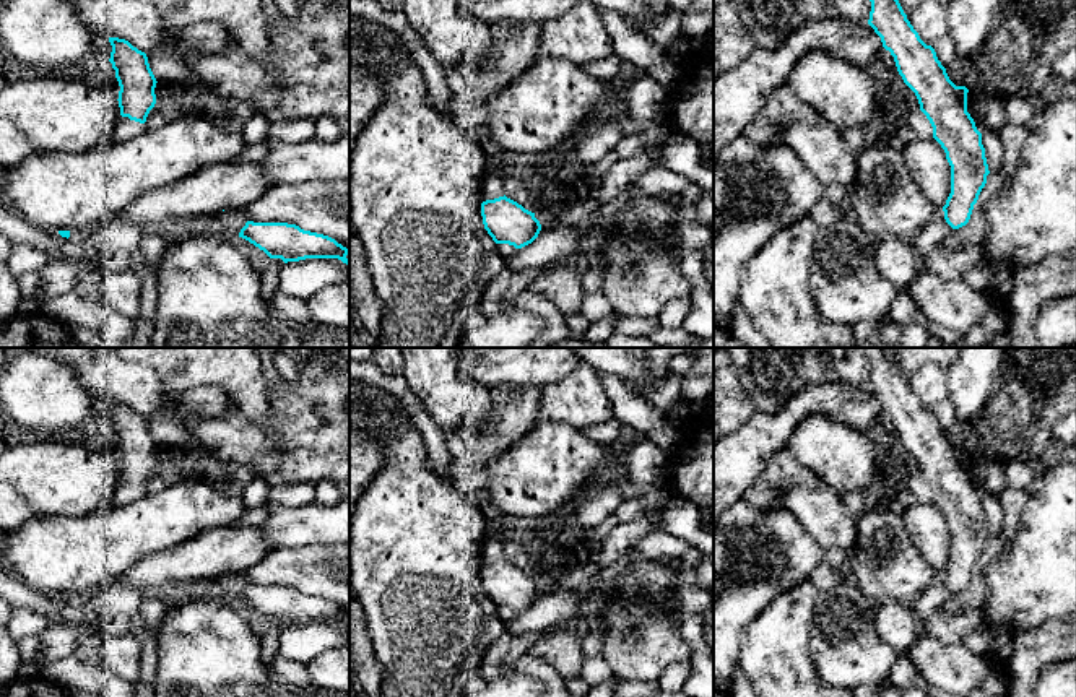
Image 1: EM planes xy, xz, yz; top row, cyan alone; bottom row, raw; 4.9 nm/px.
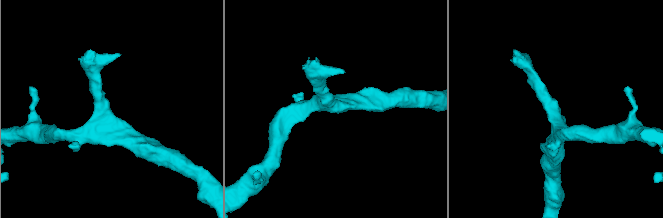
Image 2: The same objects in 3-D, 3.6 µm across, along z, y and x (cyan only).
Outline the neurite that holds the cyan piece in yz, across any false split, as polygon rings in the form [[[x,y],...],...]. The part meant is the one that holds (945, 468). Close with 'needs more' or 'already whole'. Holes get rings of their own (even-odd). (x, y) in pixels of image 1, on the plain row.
[[[887,348],[857,349],[868,357],[871,366],[868,388],[881,401],[883,411],[894,421],[899,439],[915,457],[920,468],[920,473],[910,478],[905,487],[892,499],[887,510],[902,515],[907,507],[926,502],[935,502],[941,509],[951,530],[951,557],[943,570],[944,583],[952,593],[959,593],[969,587],[974,569],[990,538],[982,497],[967,476],[969,453],[965,450],[956,450],[949,444],[935,413],[920,403]]] | needs more

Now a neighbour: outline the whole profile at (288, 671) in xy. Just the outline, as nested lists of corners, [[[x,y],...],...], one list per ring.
[[[276,653],[271,663],[271,673],[275,678],[294,689],[310,689],[315,686],[307,671],[306,665],[284,658],[281,653]]]

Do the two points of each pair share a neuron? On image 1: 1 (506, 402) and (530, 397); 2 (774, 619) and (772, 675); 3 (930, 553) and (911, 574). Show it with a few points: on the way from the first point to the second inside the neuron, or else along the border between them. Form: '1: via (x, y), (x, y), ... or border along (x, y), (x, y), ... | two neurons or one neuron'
1: via (512, 402), (524, 402) | one neuron
2: via (774, 632), (774, 662) | one neuron
3: border along (902, 525), (920, 556), (937, 572) | two neurons

